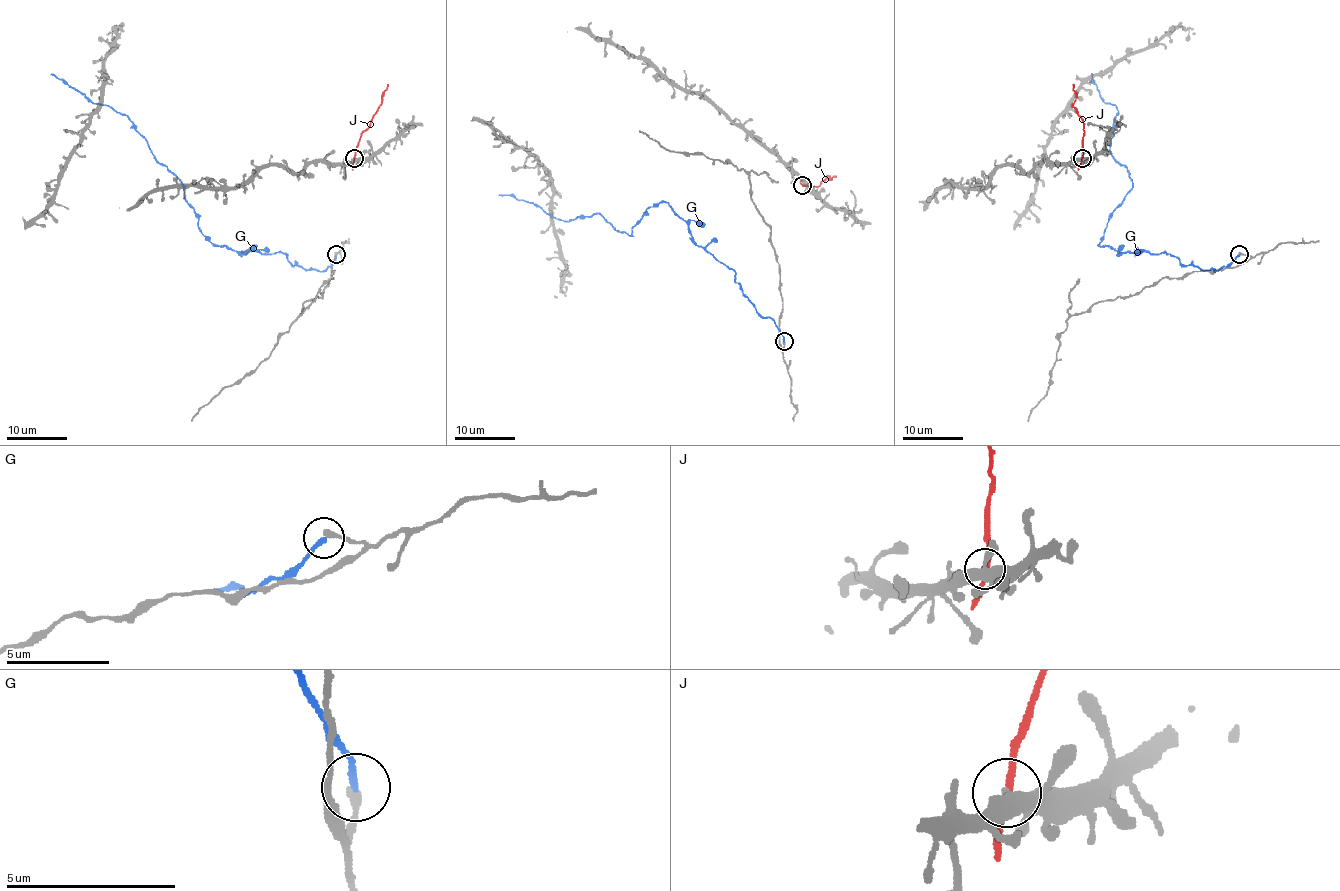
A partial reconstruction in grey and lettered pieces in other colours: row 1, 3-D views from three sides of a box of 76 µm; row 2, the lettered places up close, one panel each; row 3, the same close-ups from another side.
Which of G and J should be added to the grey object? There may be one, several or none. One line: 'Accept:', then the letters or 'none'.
Accept: none

